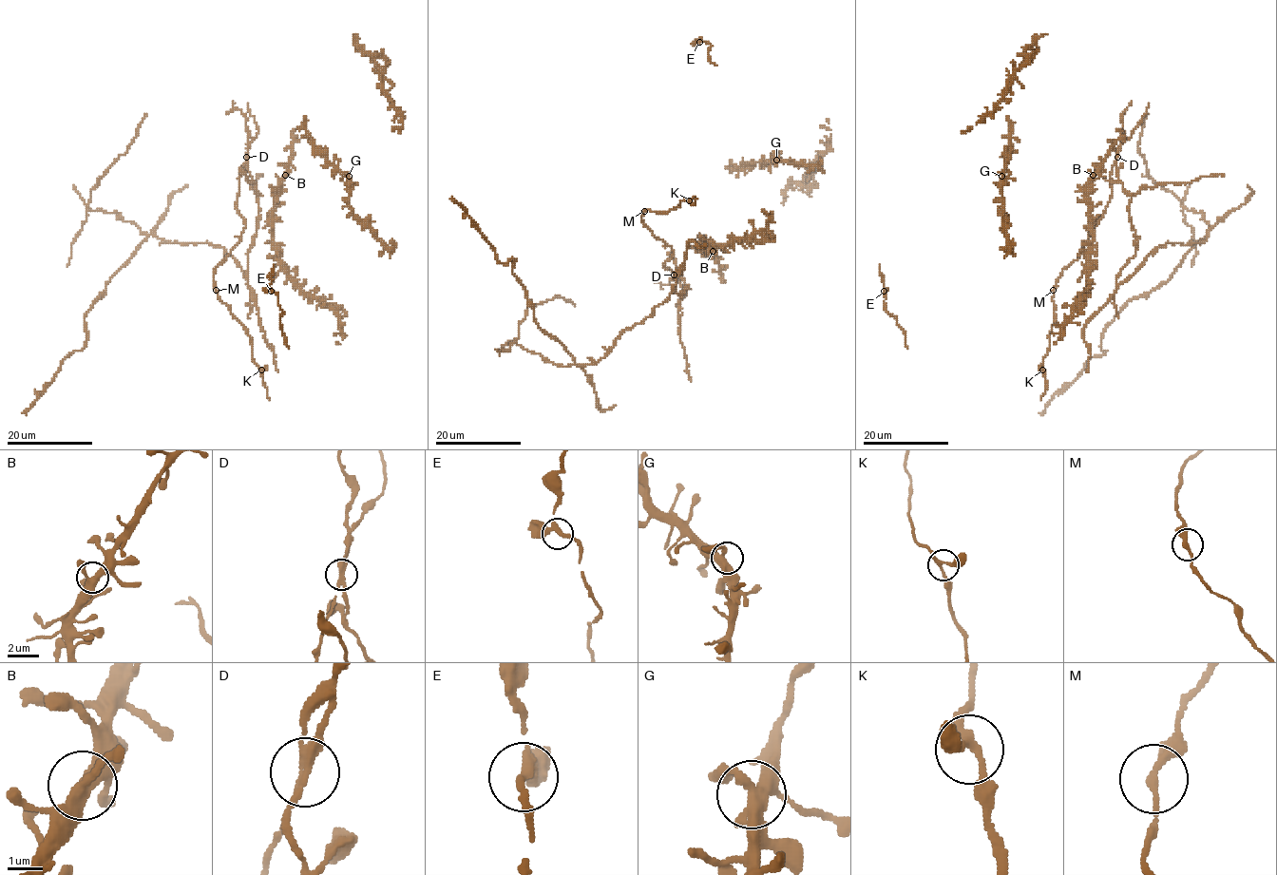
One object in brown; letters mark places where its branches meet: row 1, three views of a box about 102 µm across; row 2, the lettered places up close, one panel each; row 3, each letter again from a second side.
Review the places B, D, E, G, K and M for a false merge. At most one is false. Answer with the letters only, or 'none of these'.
D

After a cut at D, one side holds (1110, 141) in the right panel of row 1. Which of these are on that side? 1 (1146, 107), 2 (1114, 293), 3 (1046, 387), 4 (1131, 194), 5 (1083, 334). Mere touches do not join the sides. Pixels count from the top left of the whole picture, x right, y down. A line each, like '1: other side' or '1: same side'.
1: same side
2: other side
3: same side
4: other side
5: other side

